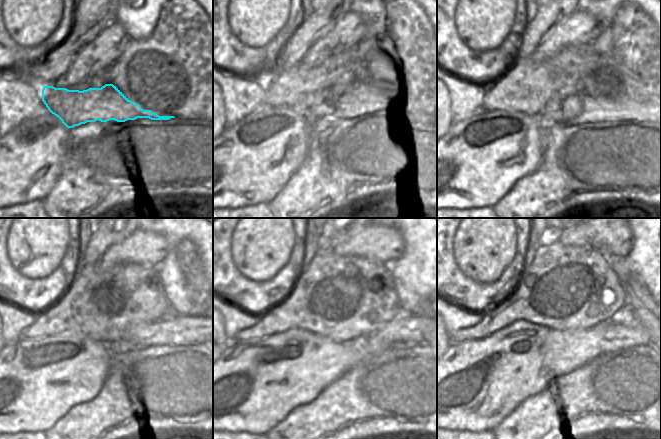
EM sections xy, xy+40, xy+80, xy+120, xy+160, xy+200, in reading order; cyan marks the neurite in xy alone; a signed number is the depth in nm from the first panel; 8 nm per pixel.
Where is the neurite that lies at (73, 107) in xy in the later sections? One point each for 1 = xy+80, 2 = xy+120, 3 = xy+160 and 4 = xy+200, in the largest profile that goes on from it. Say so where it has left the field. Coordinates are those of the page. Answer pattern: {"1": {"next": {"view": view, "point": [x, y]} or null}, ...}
{"1": {"next": {"view": "xy+80", "point": [580, 108]}}, "2": {"next": {"view": "xy+120", "point": [182, 330]}}, "3": {"next": {"view": "xy+160", "point": [406, 331]}}, "4": {"next": {"view": "xy+200", "point": [636, 334]}}}

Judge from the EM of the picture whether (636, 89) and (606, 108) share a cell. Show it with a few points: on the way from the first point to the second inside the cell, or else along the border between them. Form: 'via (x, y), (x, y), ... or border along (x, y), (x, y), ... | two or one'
border along (600, 95), (631, 99), (644, 99), (647, 97) | two

